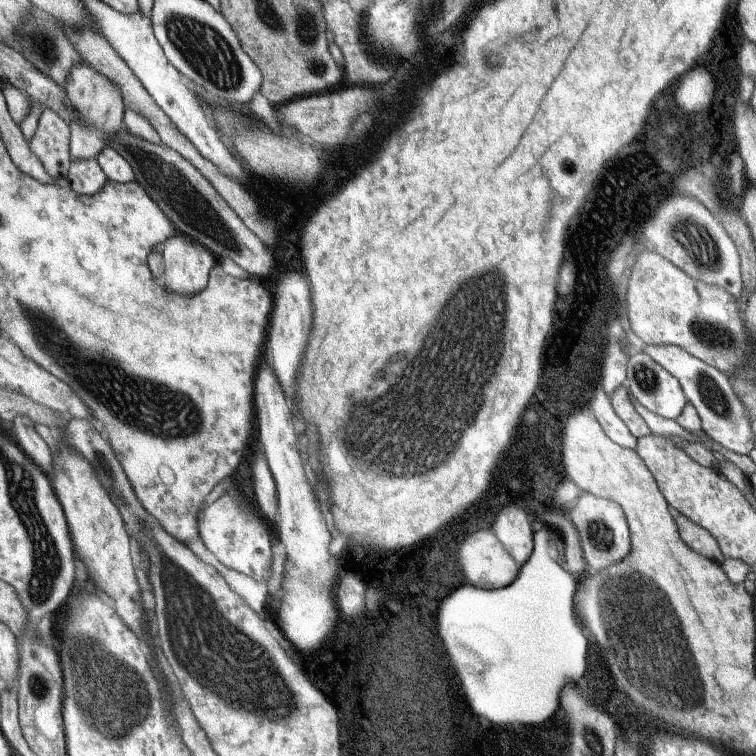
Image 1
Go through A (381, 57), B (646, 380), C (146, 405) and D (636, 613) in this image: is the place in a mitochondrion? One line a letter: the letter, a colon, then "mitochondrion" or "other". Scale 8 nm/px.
A: other
B: mitochondrion
C: mitochondrion
D: mitochondrion

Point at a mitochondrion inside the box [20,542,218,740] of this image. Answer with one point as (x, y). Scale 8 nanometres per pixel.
(38, 688)

